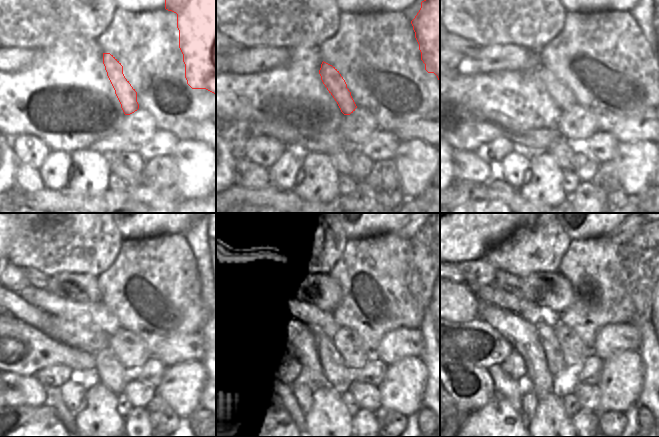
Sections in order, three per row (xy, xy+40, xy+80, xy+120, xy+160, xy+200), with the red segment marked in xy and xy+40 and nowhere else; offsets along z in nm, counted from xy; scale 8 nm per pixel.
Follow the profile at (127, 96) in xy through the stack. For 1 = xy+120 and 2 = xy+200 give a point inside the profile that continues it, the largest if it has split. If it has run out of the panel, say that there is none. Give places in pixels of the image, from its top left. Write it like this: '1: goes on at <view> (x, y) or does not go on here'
1: goes on at xy+120 (52, 303)
2: goes on at xy+200 (532, 313)

